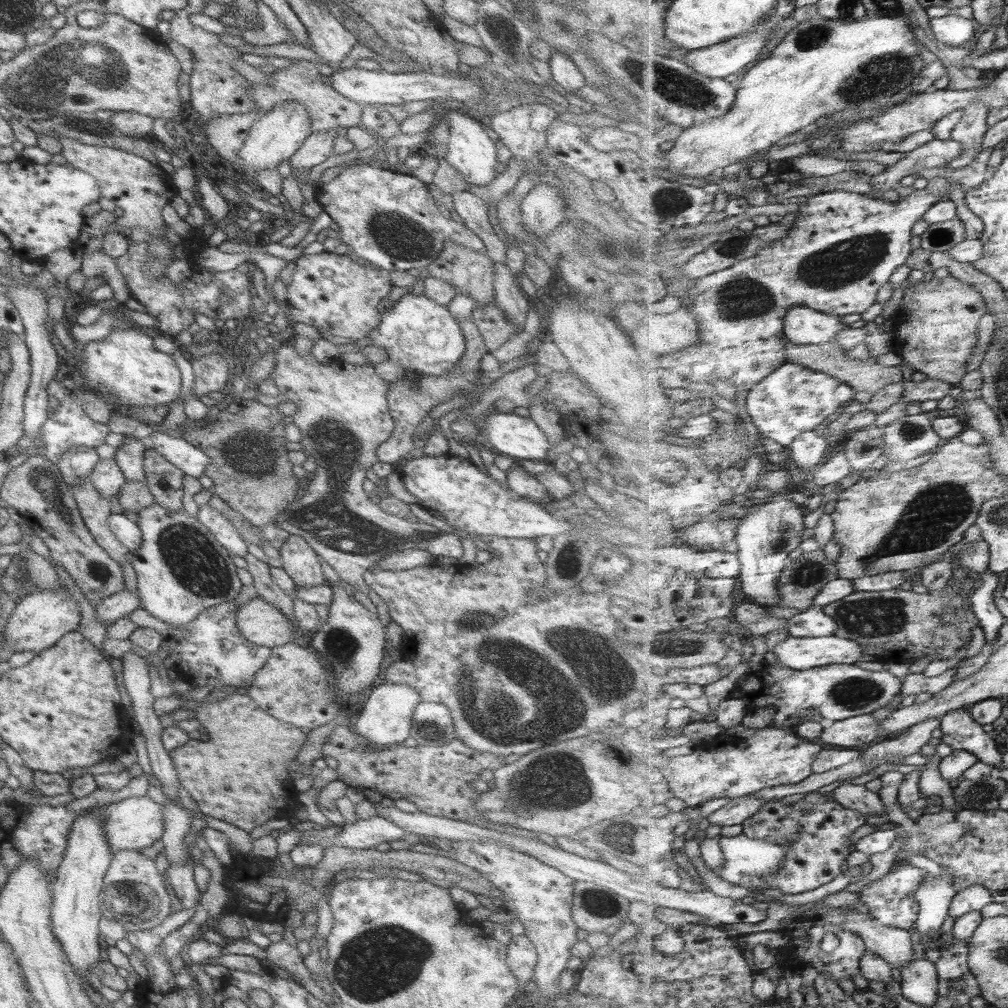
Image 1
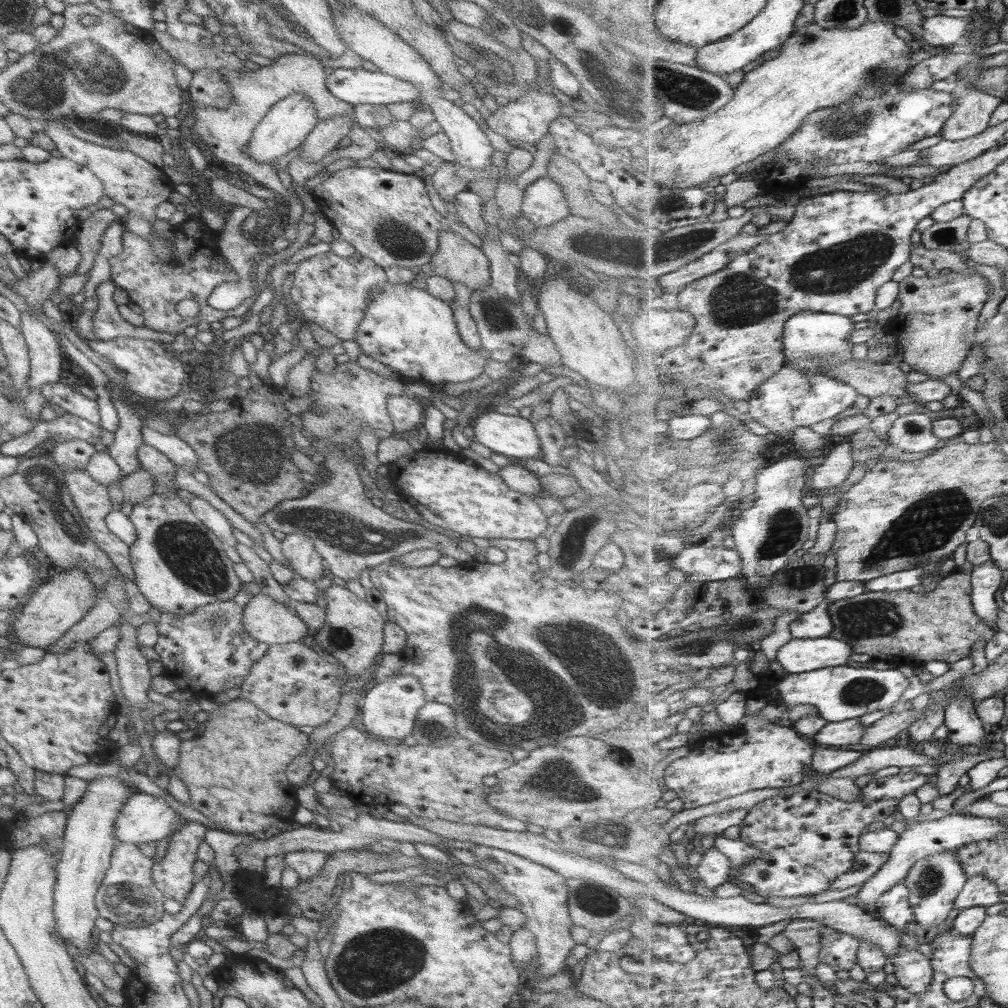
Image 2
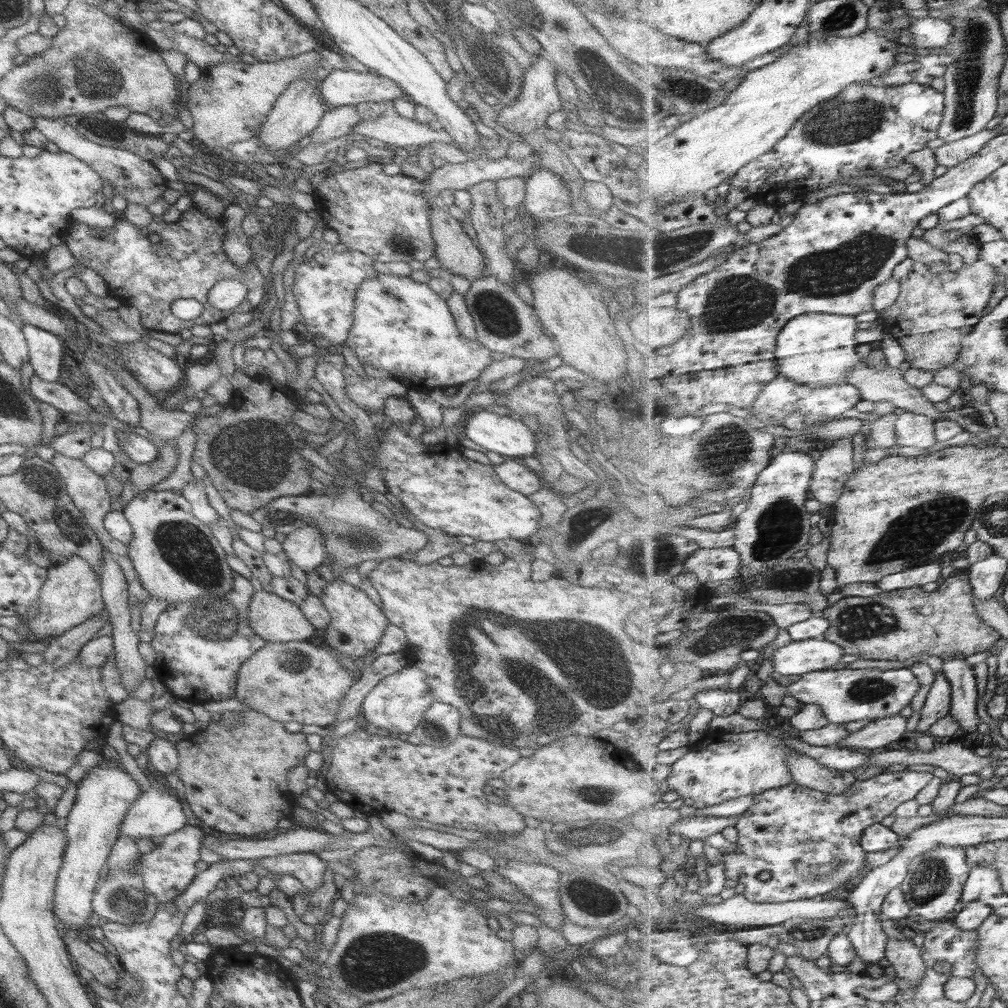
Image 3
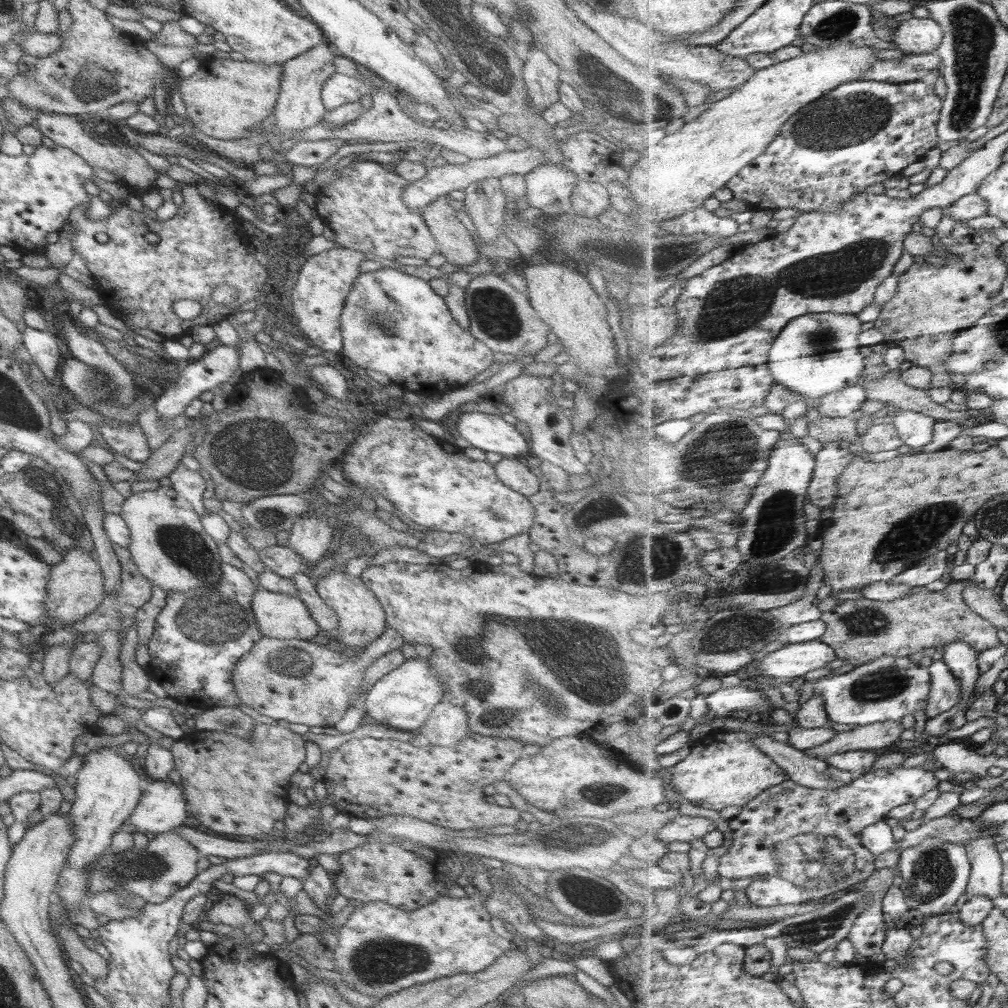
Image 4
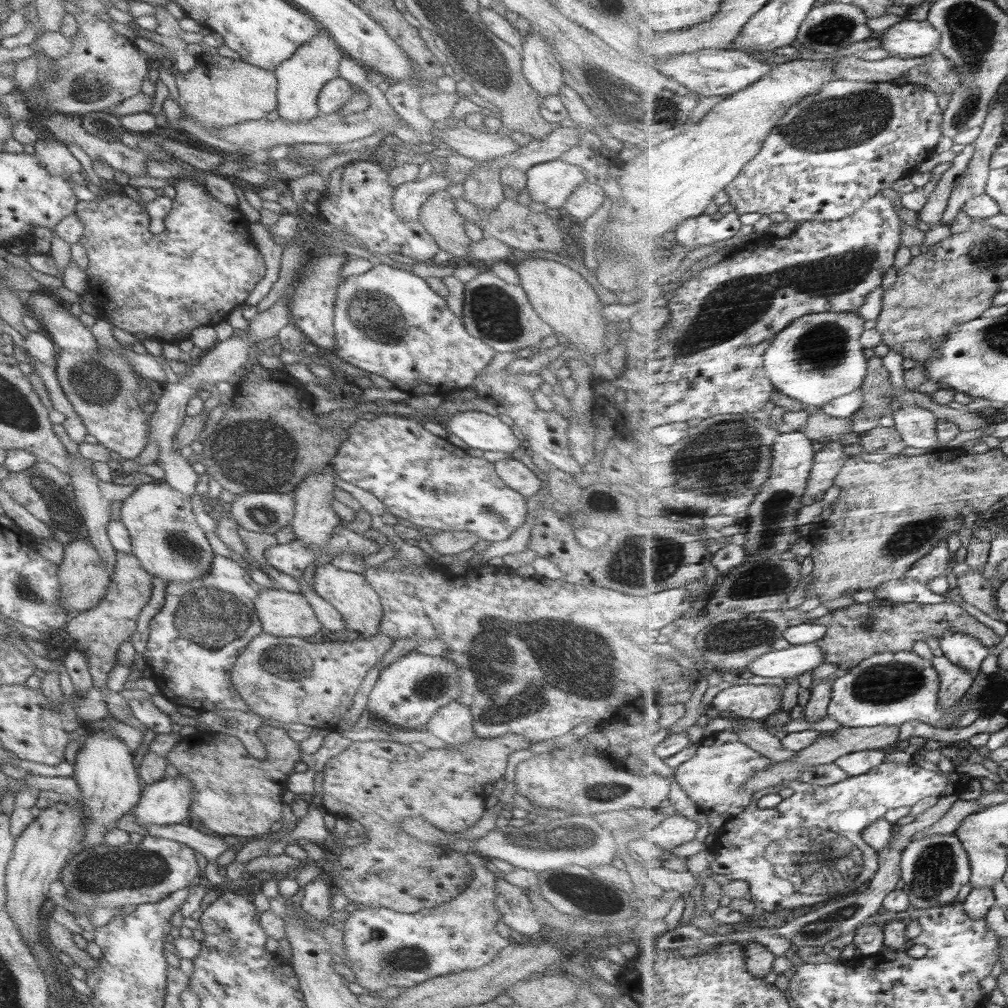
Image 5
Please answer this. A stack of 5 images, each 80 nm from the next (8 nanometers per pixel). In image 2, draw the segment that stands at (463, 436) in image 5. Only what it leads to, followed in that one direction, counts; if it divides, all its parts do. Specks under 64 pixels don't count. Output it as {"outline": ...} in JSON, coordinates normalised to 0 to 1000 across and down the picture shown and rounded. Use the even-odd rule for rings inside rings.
{"outline":[[[492,408],[478,410],[468,416],[469,429],[465,435],[484,444],[487,449],[502,453],[508,457],[519,457],[522,455],[534,455],[536,453],[536,440],[530,428],[529,419],[522,411],[516,413],[501,412]]]}

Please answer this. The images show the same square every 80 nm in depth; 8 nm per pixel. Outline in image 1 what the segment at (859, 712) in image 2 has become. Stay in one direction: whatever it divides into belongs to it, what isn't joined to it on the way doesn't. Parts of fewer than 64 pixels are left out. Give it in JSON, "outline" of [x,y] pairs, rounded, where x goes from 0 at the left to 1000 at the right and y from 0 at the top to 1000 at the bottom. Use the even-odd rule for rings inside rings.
{"outline":[[[773,656],[735,670],[730,675],[729,685],[724,692],[735,693],[741,698],[743,705],[769,700],[770,708],[766,718],[784,723],[797,715],[797,708],[801,704],[811,704],[814,711],[825,716],[864,708],[882,698],[892,688],[894,681],[894,675],[884,667],[858,665],[848,659],[821,659],[791,665]]]}

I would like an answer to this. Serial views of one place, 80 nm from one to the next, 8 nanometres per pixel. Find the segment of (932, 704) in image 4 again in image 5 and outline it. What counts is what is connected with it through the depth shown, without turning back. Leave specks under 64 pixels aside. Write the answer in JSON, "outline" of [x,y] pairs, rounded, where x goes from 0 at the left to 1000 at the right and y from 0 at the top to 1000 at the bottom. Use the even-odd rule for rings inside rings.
{"outline":[[[937,649],[933,652],[926,652],[925,658],[931,664],[933,671],[931,687],[933,700],[939,703],[950,698],[959,688],[959,685],[963,683],[969,669],[964,669],[958,663],[945,659],[945,656]]]}

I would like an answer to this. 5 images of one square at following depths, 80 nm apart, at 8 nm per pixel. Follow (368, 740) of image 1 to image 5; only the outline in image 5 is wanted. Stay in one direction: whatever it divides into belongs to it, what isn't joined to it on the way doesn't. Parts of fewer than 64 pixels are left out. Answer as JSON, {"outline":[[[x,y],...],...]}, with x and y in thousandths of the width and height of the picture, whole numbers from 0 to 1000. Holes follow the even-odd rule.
{"outline":[[[408,646],[376,666],[364,691],[363,704],[372,710],[370,713],[379,714],[391,722],[419,724],[434,702],[449,695],[455,688],[452,675],[452,663],[448,657],[439,655],[438,651]]]}

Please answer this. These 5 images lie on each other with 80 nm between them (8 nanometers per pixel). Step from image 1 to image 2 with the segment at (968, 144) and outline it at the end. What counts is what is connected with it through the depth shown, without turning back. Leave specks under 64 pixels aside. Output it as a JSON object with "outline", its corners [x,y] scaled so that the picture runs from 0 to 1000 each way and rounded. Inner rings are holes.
{"outline":[[[965,53],[969,55],[972,60],[968,63],[960,63],[960,65],[954,65],[949,69],[945,75],[941,78],[941,89],[945,92],[947,97],[947,105],[945,107],[945,113],[941,116],[941,119],[937,123],[935,127],[934,135],[939,139],[953,140],[965,137],[974,131],[977,131],[981,127],[981,119],[985,115],[985,111],[989,109],[989,105],[995,102],[992,96],[987,95],[981,91],[977,91],[974,87],[971,87],[966,83],[968,79],[973,77],[975,70],[983,69],[983,66],[976,67],[974,65],[974,60],[977,57],[983,57],[983,55],[973,56],[973,54]]]}

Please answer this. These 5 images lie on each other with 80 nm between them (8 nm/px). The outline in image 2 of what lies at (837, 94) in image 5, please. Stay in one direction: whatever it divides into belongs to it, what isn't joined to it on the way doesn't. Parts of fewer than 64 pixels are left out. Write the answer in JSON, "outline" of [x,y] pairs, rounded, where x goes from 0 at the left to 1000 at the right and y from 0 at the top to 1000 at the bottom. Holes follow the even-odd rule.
{"outline":[[[903,87],[895,91],[887,88],[874,93],[874,96],[850,99],[852,97],[806,111],[796,126],[773,146],[775,152],[770,157],[732,176],[753,180],[760,187],[758,192],[779,197],[788,188],[794,190],[798,187],[794,184],[796,181],[812,177],[807,174],[807,167],[849,159],[872,162],[876,157],[896,151],[902,143],[914,137],[934,133],[947,105],[947,97],[941,87],[936,90]]]}

